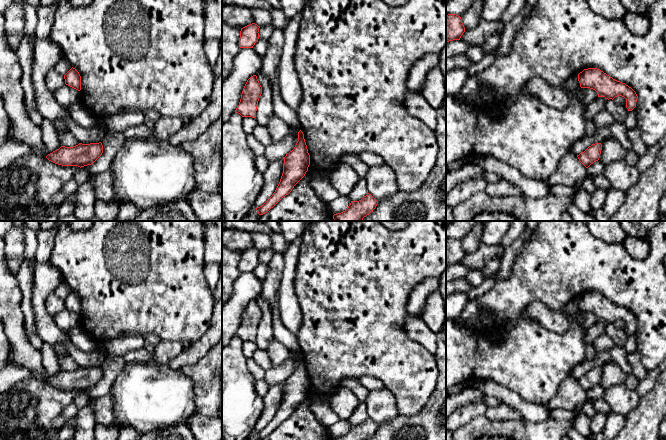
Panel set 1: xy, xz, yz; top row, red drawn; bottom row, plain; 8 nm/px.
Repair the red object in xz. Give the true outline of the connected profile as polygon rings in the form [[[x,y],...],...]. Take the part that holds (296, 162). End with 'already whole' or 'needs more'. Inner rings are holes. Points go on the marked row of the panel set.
[[[298,132],[298,141],[292,151],[284,157],[283,173],[273,195],[256,210],[259,215],[267,213],[283,197],[288,195],[294,186],[305,176],[310,165],[310,155],[304,139],[304,134]]] | already whole

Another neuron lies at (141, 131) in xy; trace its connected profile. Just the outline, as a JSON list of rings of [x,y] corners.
[[[142,124],[131,127],[123,132],[126,140],[142,139],[153,136],[154,128],[149,128],[147,125]]]

